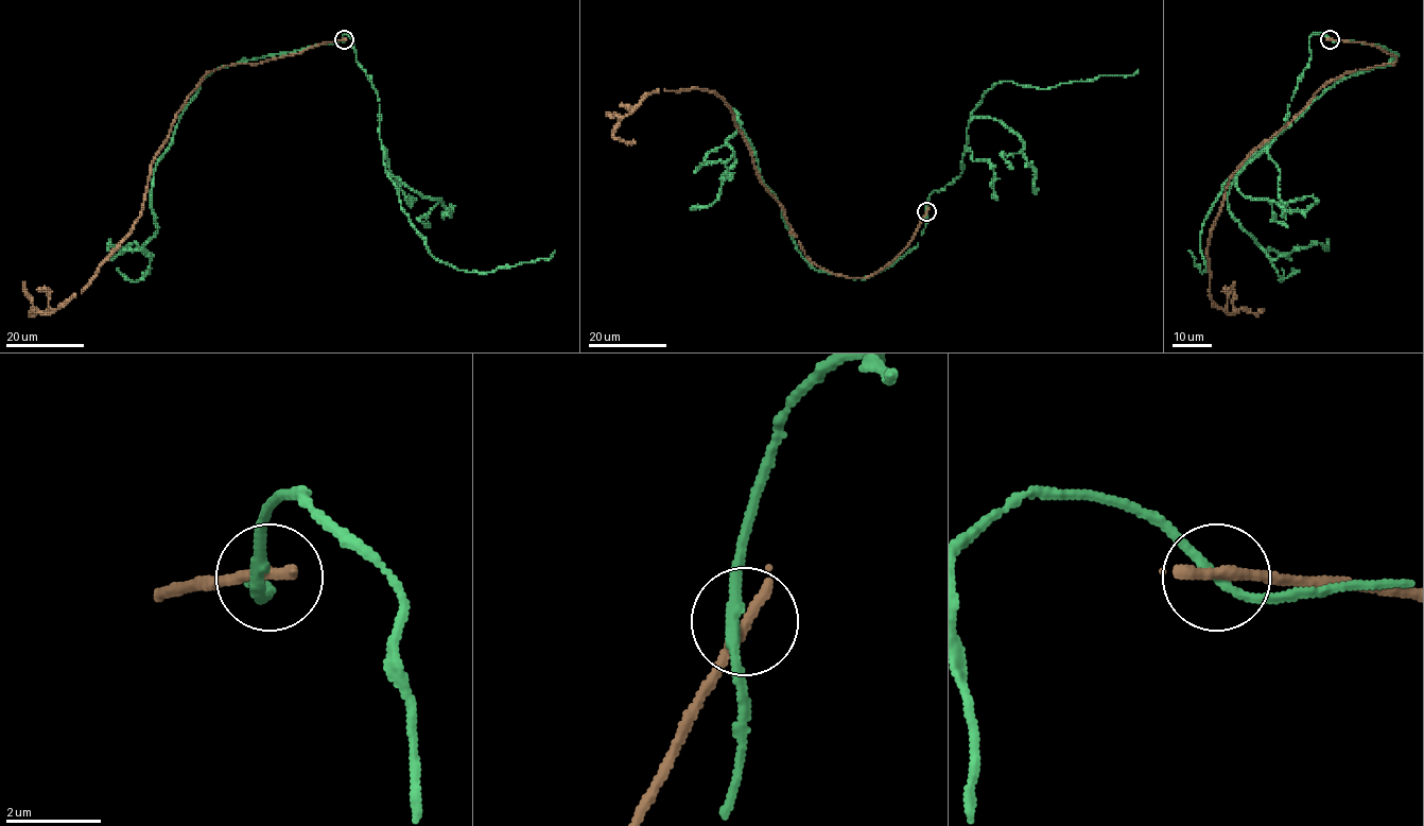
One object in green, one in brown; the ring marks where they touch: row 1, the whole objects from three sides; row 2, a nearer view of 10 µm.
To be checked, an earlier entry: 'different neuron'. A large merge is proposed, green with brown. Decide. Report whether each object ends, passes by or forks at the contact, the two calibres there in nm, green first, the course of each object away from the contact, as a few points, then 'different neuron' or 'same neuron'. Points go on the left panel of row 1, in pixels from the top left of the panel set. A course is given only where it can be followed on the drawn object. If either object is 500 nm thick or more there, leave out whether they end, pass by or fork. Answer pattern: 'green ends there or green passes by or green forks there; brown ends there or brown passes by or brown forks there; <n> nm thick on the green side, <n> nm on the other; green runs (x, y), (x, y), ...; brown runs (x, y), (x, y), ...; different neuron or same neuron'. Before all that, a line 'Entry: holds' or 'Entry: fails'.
Entry: holds
green passes by; brown ends there; 200 nm thick on the green side, 320 nm on the other; green runs (343, 39), (203, 79), (154, 171), (151, 260), (136, 243), (115, 248), (110, 239); brown runs (344, 39), (208, 72), (178, 110), (152, 164), (132, 233), (81, 293), (49, 313), (30, 313), (53, 309); different neuron

